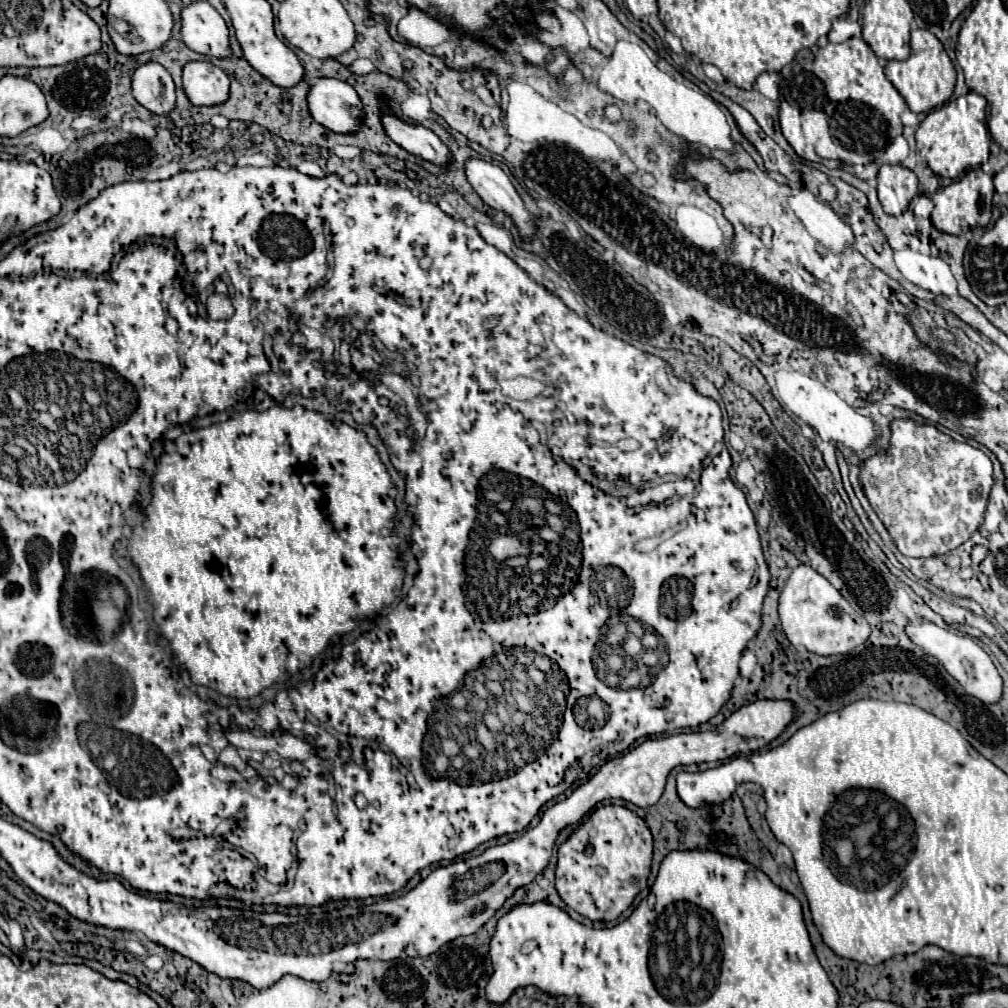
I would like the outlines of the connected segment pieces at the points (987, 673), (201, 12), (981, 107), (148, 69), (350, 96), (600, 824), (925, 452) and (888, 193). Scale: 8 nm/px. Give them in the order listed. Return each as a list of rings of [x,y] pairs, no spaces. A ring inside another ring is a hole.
[[[914,617],[906,623],[906,635],[910,637],[912,643],[916,643],[920,649],[924,649],[924,653],[936,657],[942,667],[976,699],[984,701],[984,703],[996,703],[1000,701],[1002,695],[1002,679],[992,663],[992,659],[988,657],[988,653],[974,643],[968,635],[956,635],[948,629],[942,629],[938,625],[934,625],[932,621]]]
[[[192,1],[182,9],[182,41],[196,53],[228,55],[228,27],[220,13],[206,1]]]
[[[974,91],[964,97],[950,99],[942,107],[930,111],[916,131],[916,147],[920,157],[938,177],[956,179],[966,169],[988,161],[990,131],[986,127],[986,99]]]
[[[156,61],[142,63],[132,75],[134,99],[152,113],[166,115],[176,105],[174,81],[170,73]]]
[[[320,77],[308,87],[308,107],[316,123],[334,133],[352,133],[364,117],[362,103],[354,87],[346,81]]]
[[[600,805],[558,849],[556,891],[562,901],[590,921],[612,921],[646,887],[652,835],[638,815],[620,805]]]
[[[894,419],[888,449],[860,463],[860,483],[898,551],[906,557],[934,557],[960,547],[978,531],[994,481],[992,461],[982,449],[958,443],[934,425]]]
[[[882,165],[878,171],[878,199],[888,215],[898,217],[918,193],[916,175],[902,165]]]

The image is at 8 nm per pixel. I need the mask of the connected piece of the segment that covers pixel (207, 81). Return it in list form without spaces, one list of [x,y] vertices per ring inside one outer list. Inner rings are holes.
[[[188,61],[182,69],[182,87],[194,105],[220,105],[228,99],[228,75],[210,61]]]

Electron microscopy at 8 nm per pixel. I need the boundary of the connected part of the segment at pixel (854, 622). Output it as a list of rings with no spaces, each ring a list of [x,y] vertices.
[[[798,565],[780,593],[778,615],[788,641],[816,655],[848,653],[862,645],[870,635],[868,621],[856,613],[850,603],[810,565]]]

